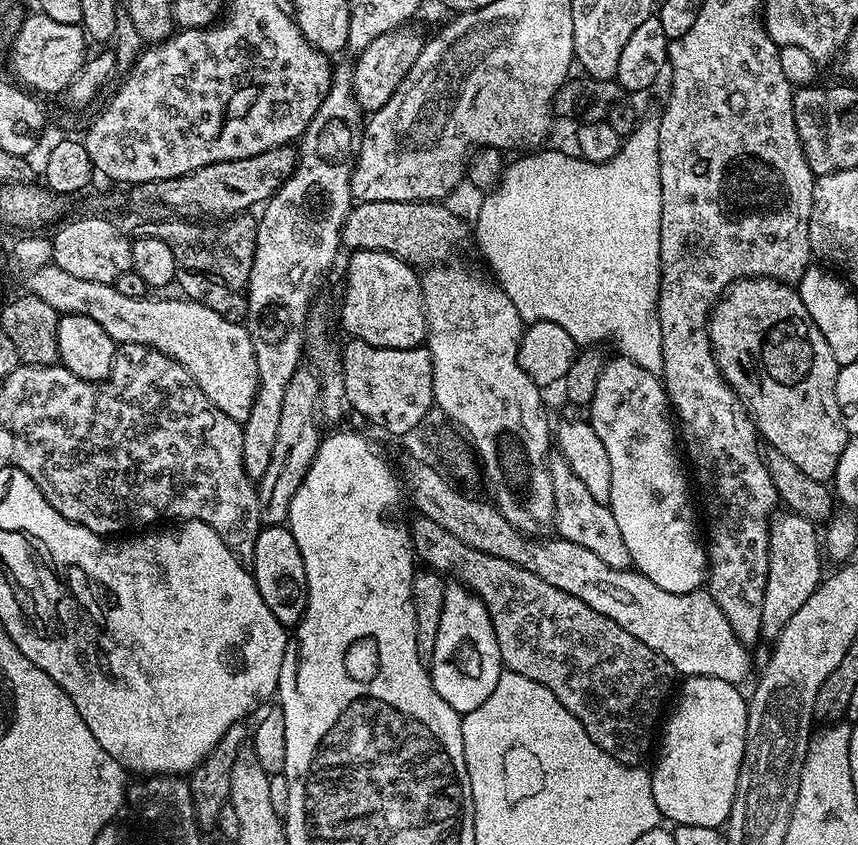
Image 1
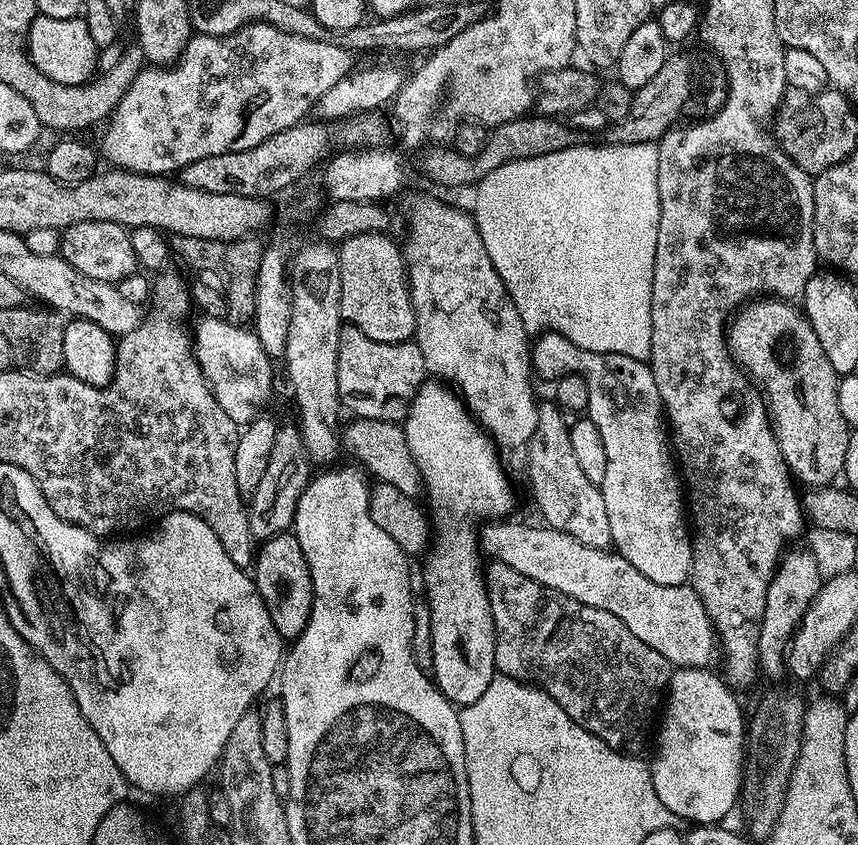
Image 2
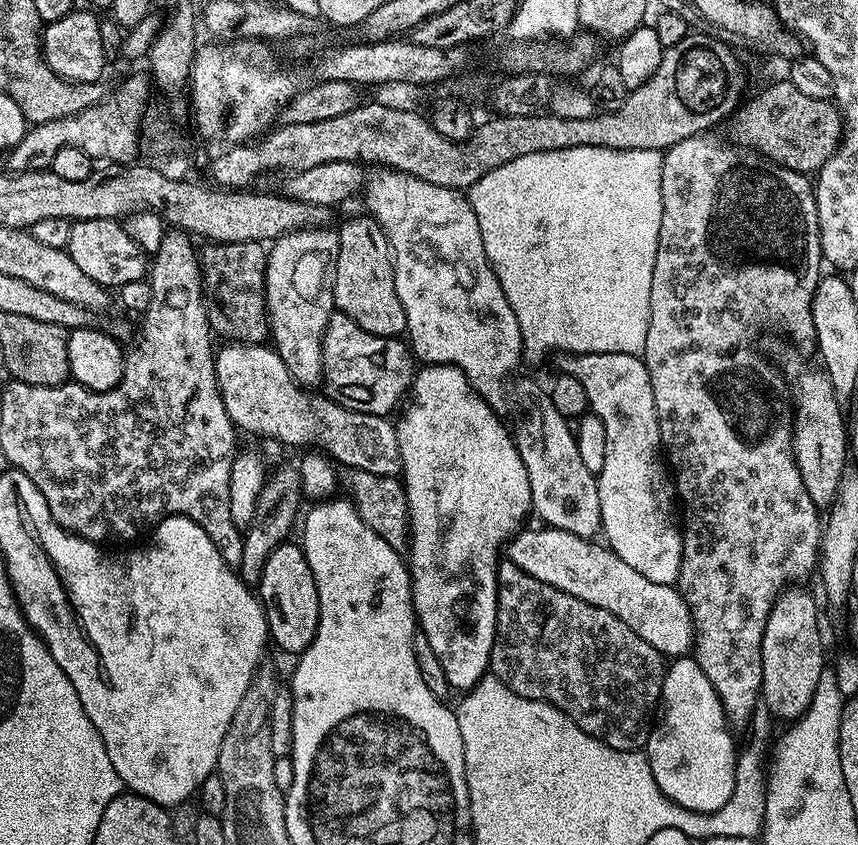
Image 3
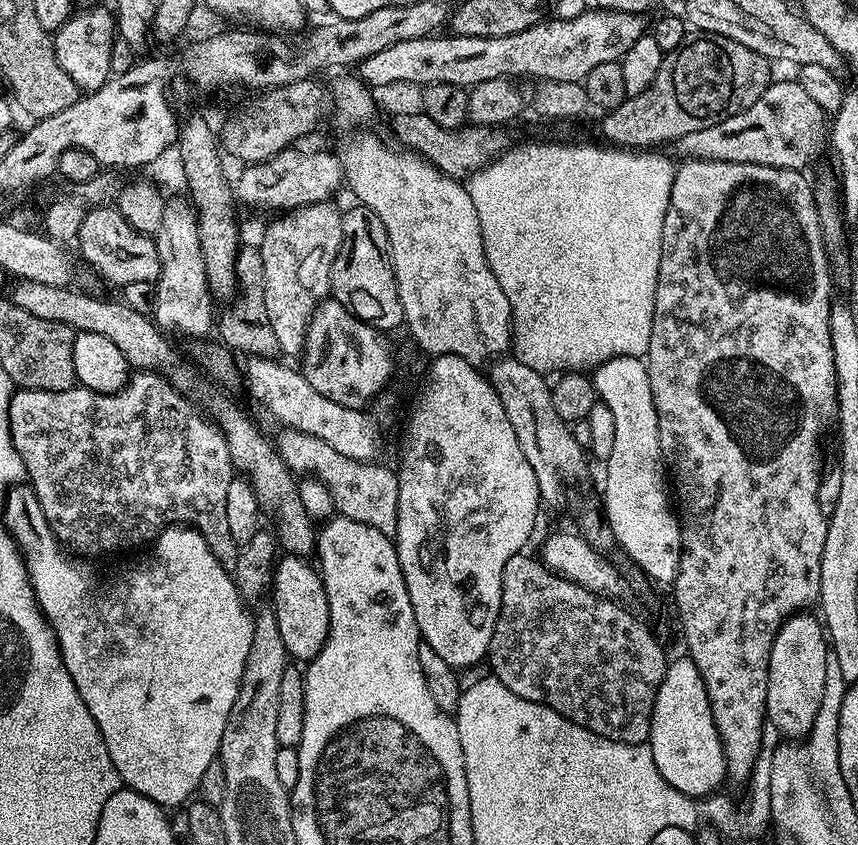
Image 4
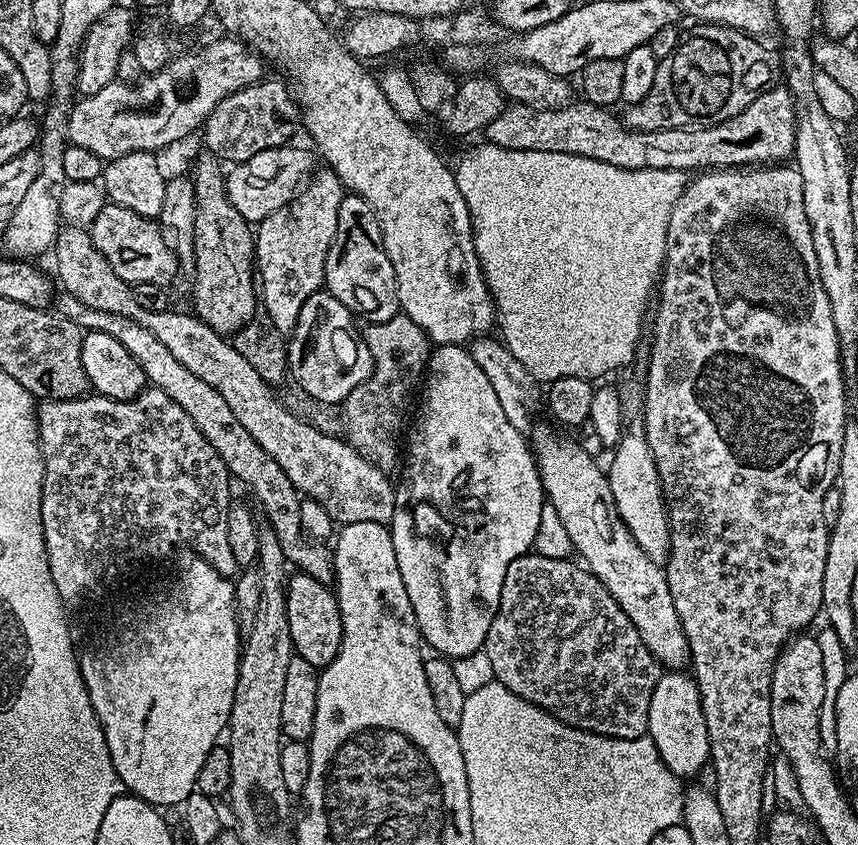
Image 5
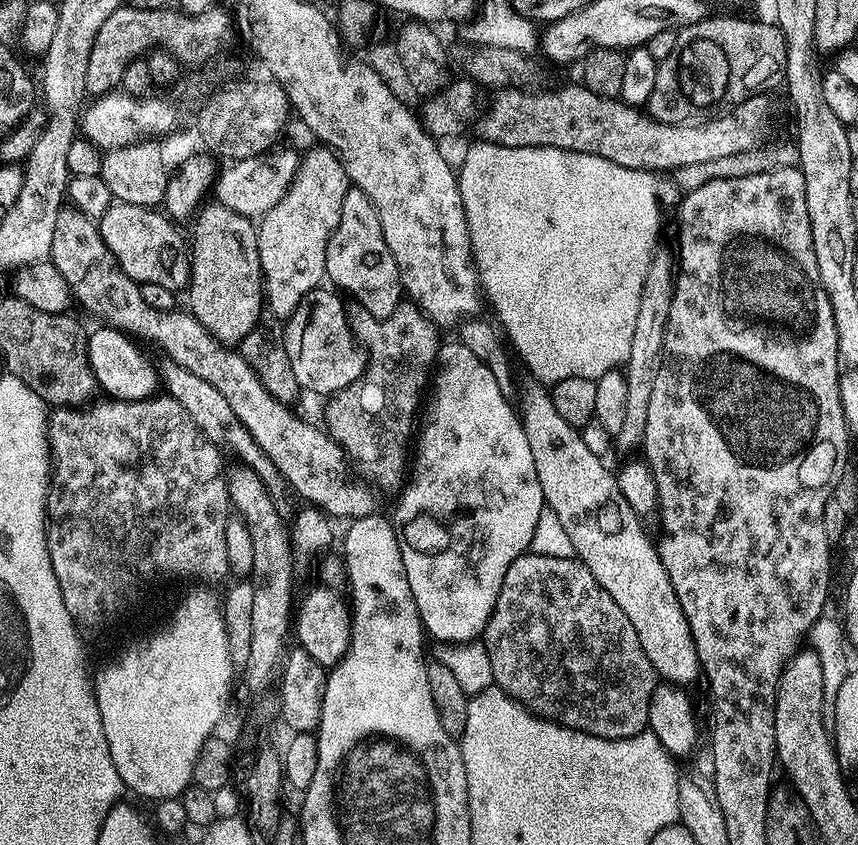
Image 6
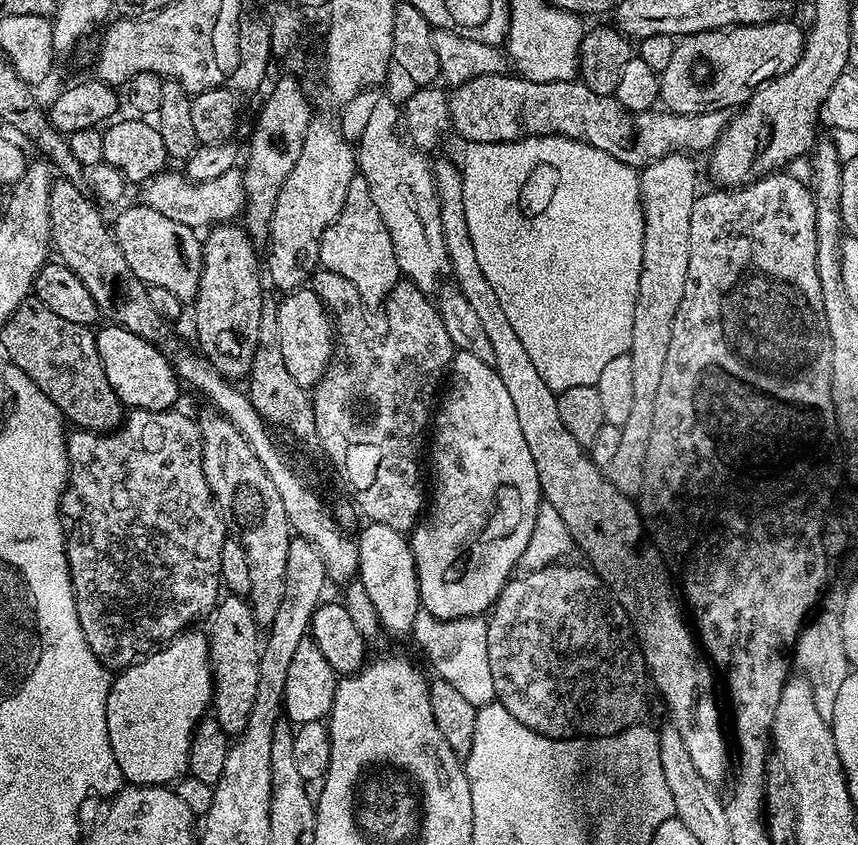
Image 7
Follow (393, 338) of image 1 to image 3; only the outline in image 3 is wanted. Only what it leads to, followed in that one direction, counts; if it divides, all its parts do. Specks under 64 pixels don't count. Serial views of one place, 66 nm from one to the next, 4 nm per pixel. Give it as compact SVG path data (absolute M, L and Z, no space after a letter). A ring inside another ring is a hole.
M361 214L339 225L338 231L340 245L334 282L336 308L370 334L399 337L406 329L406 310L402 310L402 302L398 302L392 248L380 229L380 223L367 214Z

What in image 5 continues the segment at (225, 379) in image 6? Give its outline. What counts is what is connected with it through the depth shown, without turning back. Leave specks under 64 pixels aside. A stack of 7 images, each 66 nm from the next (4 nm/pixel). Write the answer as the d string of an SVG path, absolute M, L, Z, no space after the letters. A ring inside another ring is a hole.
M64 226L56 233L54 253L56 252L55 279L65 293L78 302L86 302L86 306L94 306L94 310L106 310L106 314L118 314L122 318L130 318L138 322L138 326L146 326L190 374L202 378L226 402L230 410L246 426L246 431L278 466L286 473L286 478L294 482L294 486L307 499L322 502L322 508L330 518L340 526L354 522L374 522L391 525L394 506L396 505L396 484L388 481L389 473L383 468L374 466L366 458L356 453L348 441L339 435L331 436L304 420L299 420L282 401L276 400L273 389L238 354L231 339L216 332L206 322L202 322L195 314L175 310L155 312L146 310L136 297L135 287L127 284L106 262L106 258L94 246L91 231L84 226Z

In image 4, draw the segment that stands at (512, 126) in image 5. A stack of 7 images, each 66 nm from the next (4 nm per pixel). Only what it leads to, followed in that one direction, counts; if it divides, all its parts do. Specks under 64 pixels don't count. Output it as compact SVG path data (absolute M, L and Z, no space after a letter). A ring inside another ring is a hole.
M795 79L779 80L769 84L762 98L745 112L734 114L706 130L694 130L694 134L686 134L675 141L674 149L680 158L807 169L807 164L823 148L825 151L830 120L822 106L816 105Z

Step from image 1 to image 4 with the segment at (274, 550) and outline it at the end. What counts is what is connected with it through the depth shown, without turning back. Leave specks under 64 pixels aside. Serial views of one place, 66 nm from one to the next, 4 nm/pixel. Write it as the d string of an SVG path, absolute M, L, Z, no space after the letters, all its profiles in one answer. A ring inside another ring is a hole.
M281 555L274 569L274 579L270 585L273 611L278 618L279 633L282 634L282 646L286 646L293 661L307 662L316 657L326 646L330 634L330 602L326 590L320 581L319 571L308 565L302 556Z

